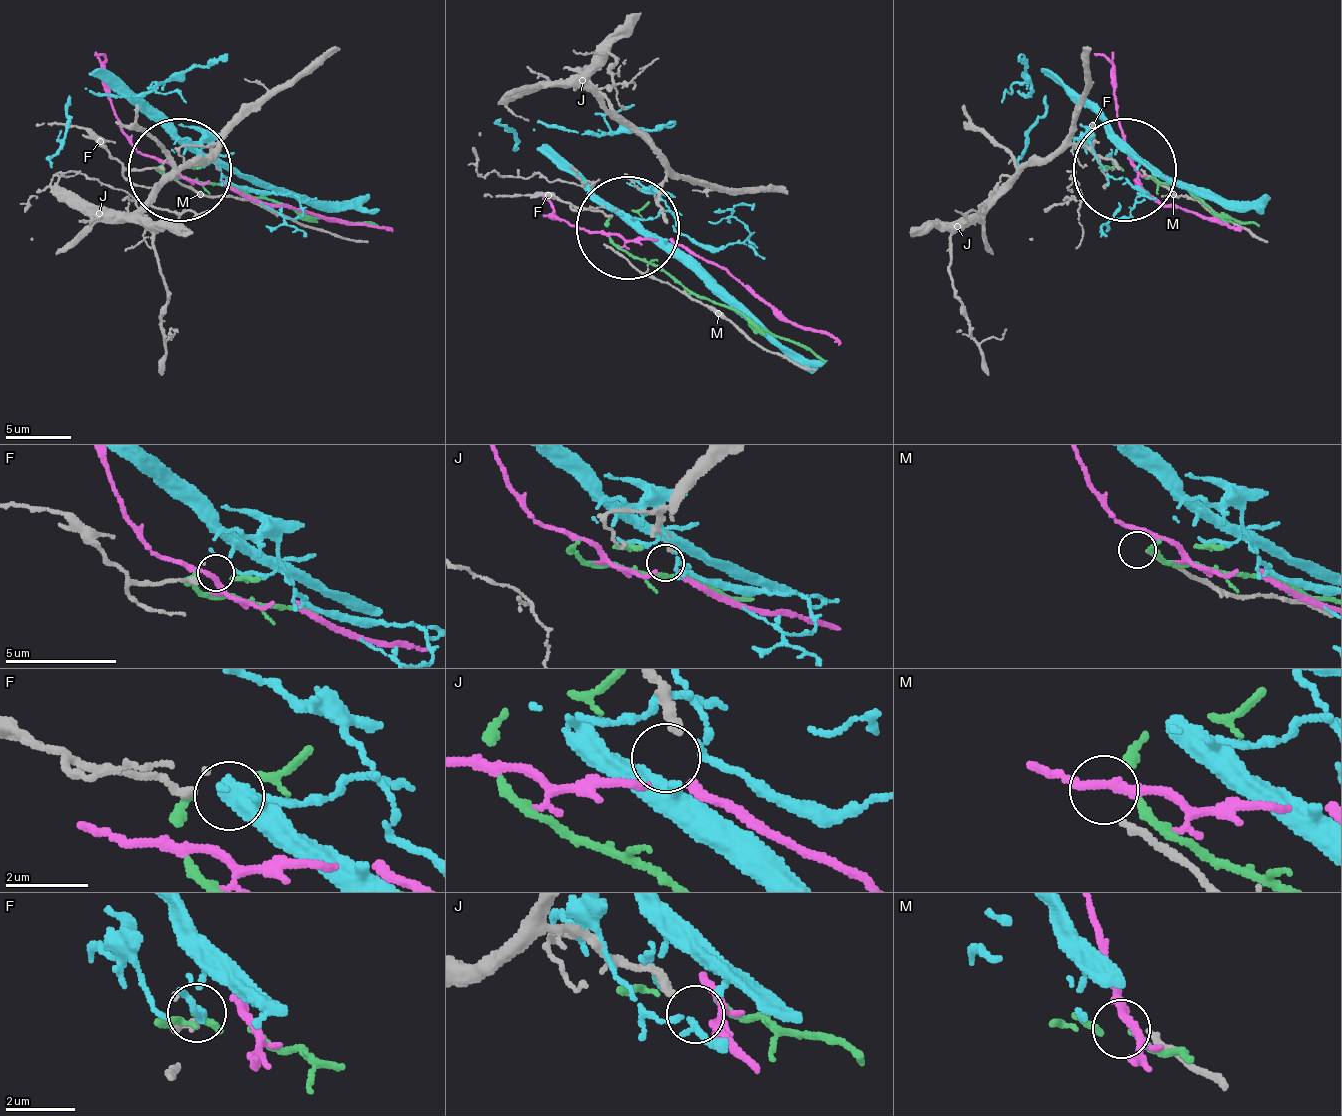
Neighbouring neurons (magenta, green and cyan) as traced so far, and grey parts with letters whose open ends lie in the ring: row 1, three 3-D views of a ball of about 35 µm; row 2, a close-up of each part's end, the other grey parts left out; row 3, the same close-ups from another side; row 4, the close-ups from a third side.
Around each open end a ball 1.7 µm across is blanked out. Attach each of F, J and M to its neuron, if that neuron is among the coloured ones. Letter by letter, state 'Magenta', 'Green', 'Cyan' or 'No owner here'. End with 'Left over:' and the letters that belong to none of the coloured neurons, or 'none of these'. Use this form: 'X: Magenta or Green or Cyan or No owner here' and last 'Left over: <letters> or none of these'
F: Cyan
J: Magenta
M: No owner here
Left over: M

